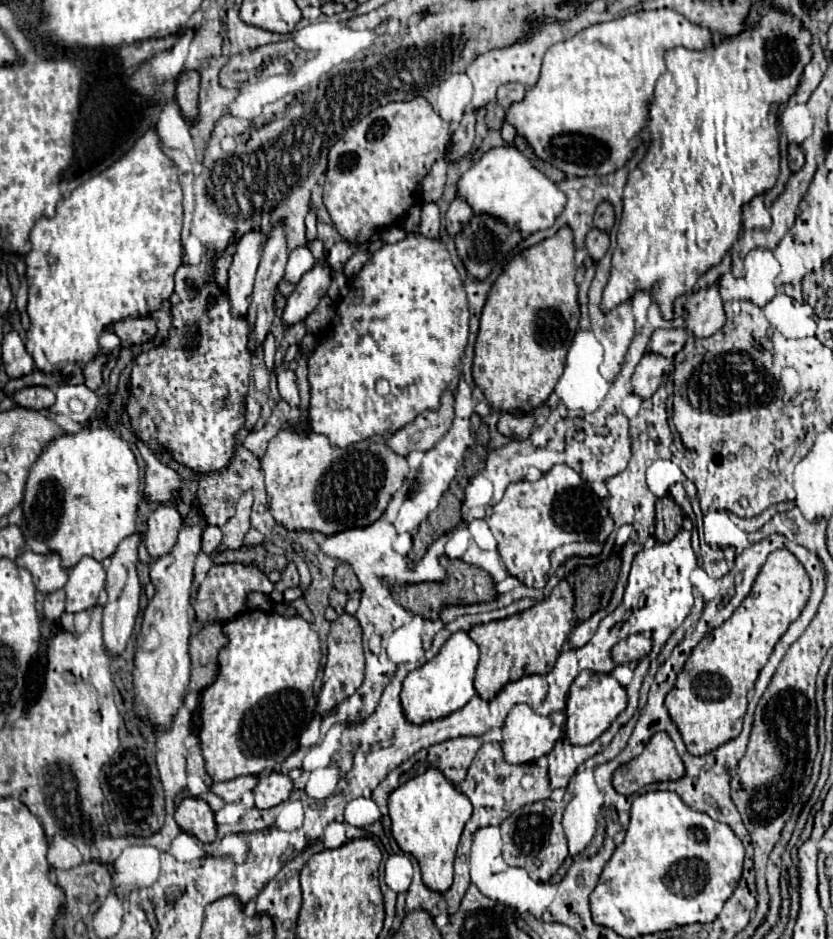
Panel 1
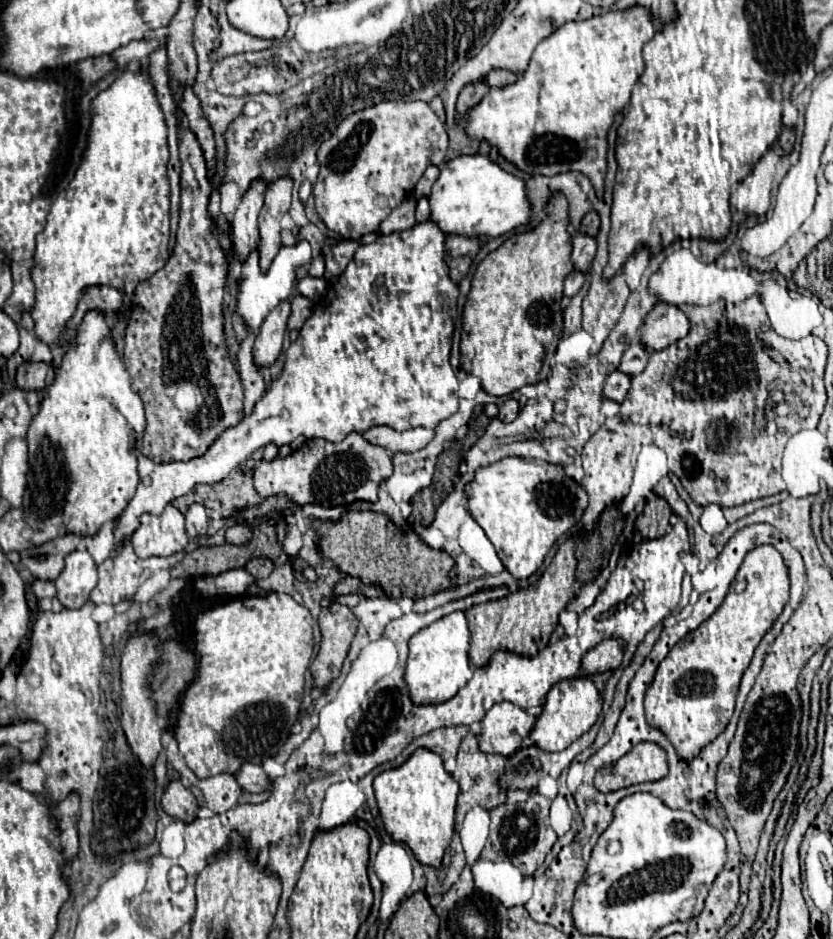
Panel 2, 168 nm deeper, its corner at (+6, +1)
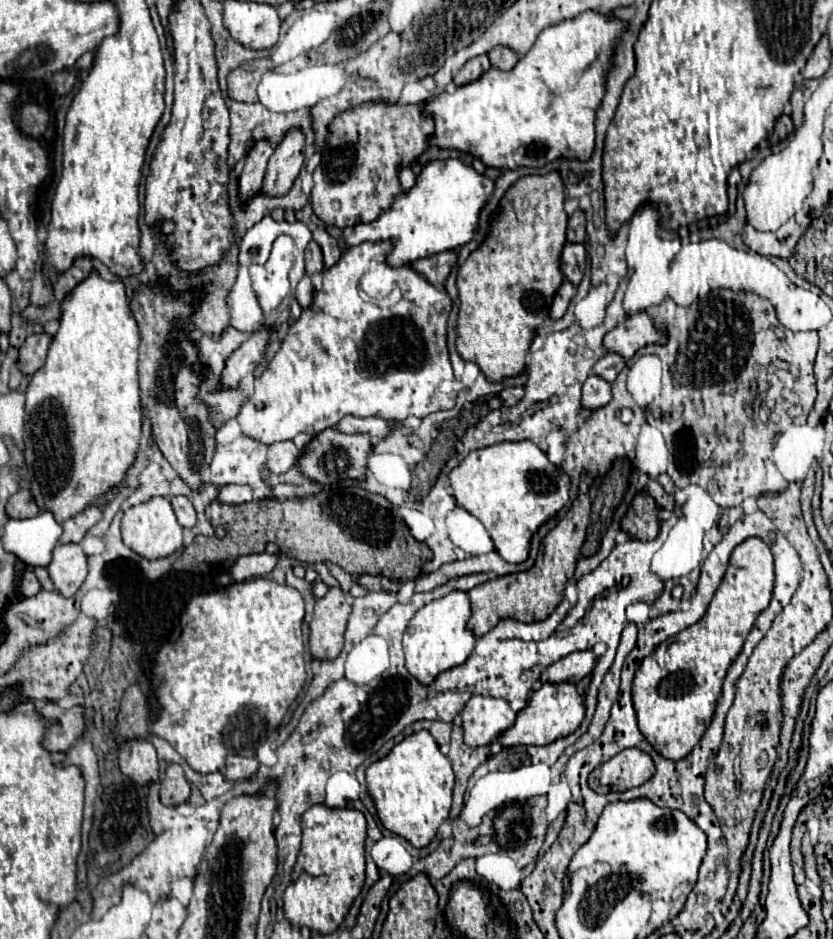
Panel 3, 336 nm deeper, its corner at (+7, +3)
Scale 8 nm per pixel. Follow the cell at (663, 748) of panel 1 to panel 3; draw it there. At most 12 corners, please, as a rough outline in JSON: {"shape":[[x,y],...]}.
{"shape":[[623,749],[591,771],[595,793],[627,791],[655,767],[641,749]]}

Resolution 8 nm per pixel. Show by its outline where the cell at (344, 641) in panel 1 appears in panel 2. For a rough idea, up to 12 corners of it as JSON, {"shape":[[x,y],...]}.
{"shape":[[332,601],[320,611],[322,641],[310,671],[326,689],[340,677],[358,619]]}

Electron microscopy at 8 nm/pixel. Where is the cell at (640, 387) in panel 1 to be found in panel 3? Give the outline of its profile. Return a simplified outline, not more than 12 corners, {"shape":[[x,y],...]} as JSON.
{"shape":[[589,375],[581,389],[585,409],[603,407],[611,399],[609,387]]}

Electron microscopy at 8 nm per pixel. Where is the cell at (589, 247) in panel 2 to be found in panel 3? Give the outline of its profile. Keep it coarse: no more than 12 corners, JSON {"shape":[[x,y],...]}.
{"shape":[[565,243],[559,257],[563,277],[577,287],[585,271],[585,247]]}

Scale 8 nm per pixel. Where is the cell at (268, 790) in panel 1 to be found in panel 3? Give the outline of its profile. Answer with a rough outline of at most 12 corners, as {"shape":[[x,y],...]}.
{"shape":[[229,755],[225,777],[249,779],[259,767],[255,757]]}

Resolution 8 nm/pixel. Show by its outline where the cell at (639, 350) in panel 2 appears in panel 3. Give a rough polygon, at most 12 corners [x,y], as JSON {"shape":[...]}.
{"shape":[[605,355],[593,365],[593,373],[611,383],[625,361]]}

